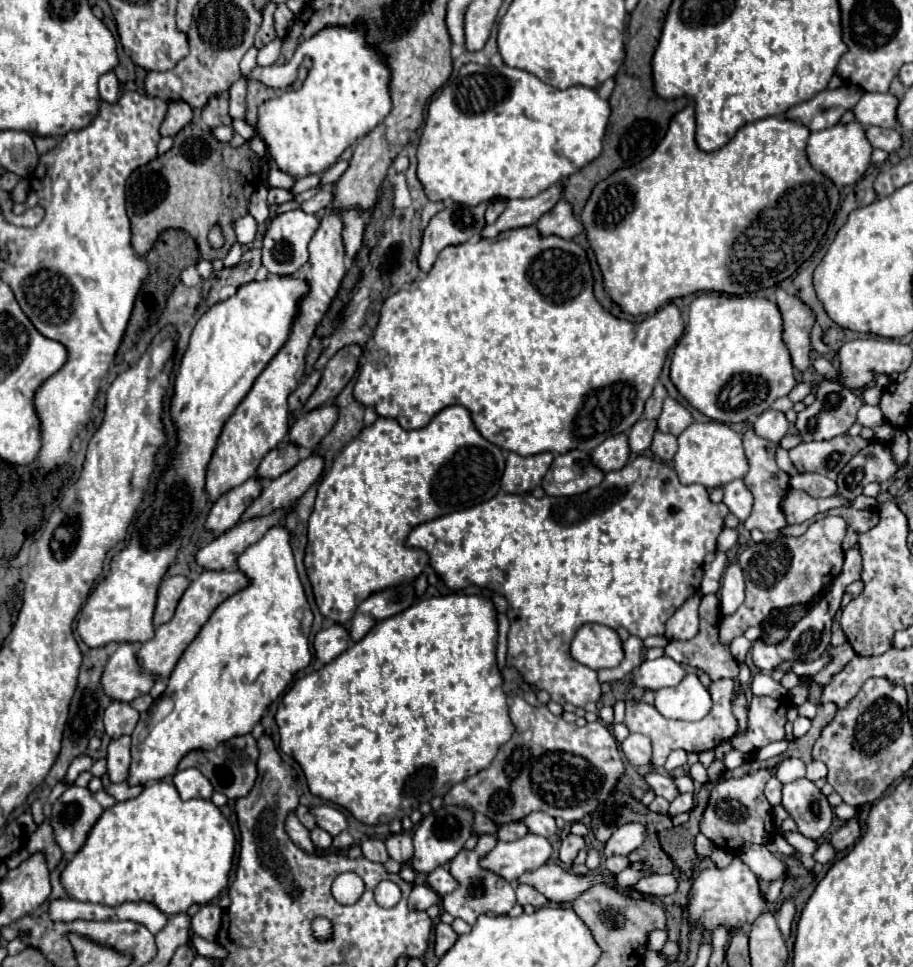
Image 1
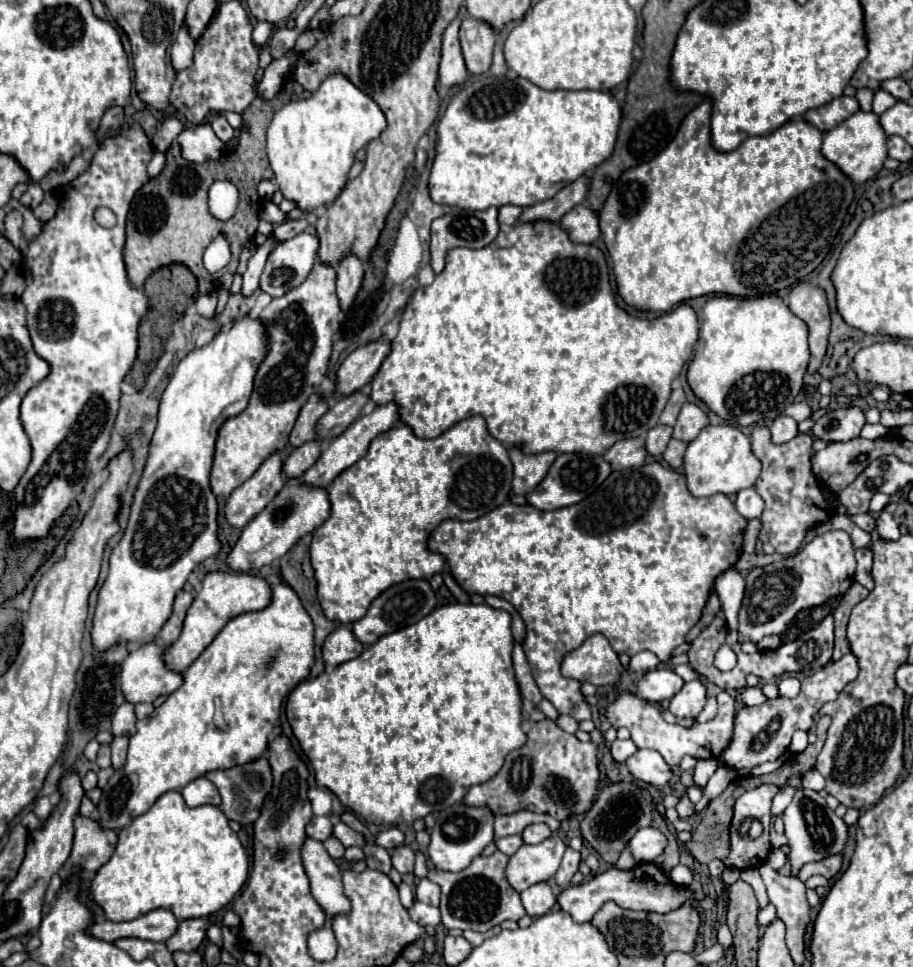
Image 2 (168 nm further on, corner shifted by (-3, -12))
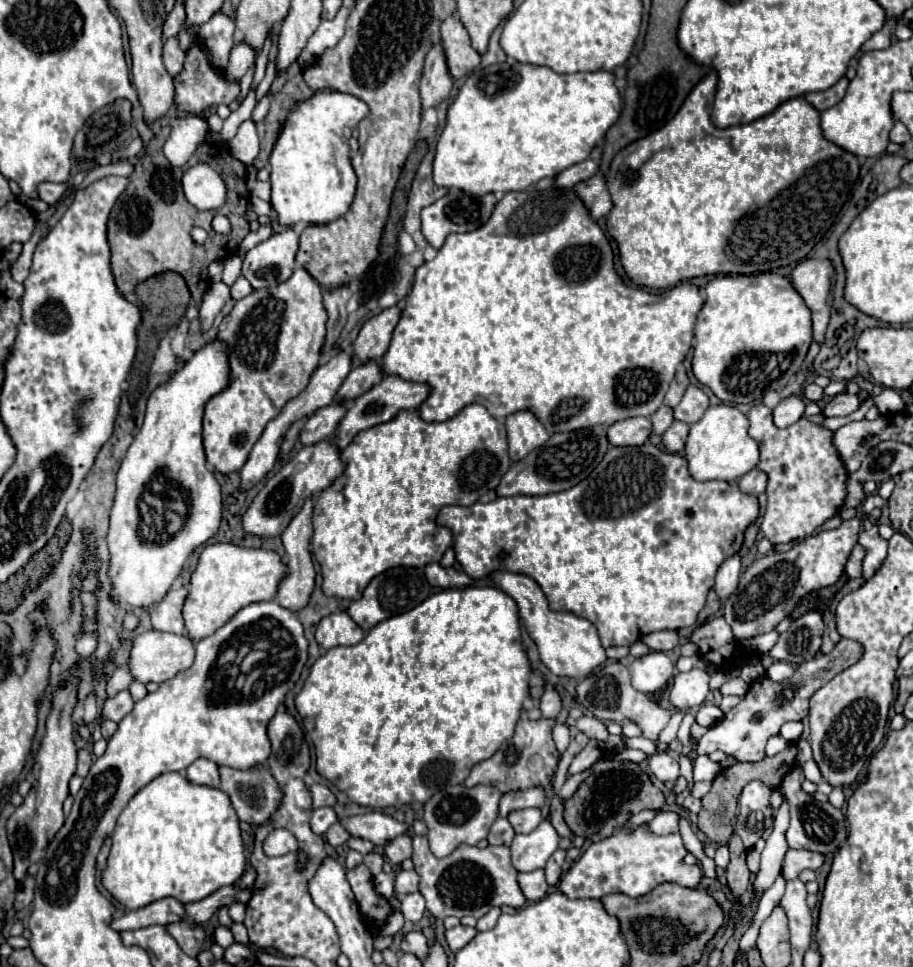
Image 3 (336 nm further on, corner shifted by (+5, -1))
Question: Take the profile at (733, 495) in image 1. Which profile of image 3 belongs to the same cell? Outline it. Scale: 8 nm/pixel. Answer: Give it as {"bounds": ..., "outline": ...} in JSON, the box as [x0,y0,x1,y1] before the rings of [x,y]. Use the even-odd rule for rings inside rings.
{"bounds":[737,469,767,495],"outline":[[[751,469],[739,479],[737,485],[745,495],[761,495],[765,493],[765,487],[767,487],[767,475],[763,475],[763,471],[759,469]]]}

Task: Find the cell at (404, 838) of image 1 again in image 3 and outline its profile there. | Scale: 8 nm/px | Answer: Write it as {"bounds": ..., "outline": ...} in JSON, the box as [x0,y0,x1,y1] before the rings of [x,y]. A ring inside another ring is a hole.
{"bounds":[385,835,411,865],"outline":[[[399,835],[391,843],[385,845],[385,855],[393,865],[403,863],[405,859],[411,857],[411,837],[409,835]]]}

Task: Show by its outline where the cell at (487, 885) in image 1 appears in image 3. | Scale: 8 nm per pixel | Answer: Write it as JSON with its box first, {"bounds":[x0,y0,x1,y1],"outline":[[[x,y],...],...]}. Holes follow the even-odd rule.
{"bounds":[413,835,525,917],"outline":[[[413,835],[413,865],[421,875],[419,891],[427,901],[427,909],[433,917],[483,917],[491,907],[511,905],[515,909],[525,905],[525,895],[517,885],[517,871],[511,867],[509,847],[469,847],[463,845],[451,855],[437,859],[431,855],[427,839]]]}

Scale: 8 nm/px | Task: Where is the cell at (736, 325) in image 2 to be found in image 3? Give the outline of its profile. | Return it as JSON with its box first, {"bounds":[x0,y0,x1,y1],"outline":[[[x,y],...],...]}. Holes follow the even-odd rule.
{"bounds":[691,273,811,403],"outline":[[[777,273],[763,275],[719,275],[705,287],[705,305],[697,315],[695,347],[691,369],[699,383],[707,385],[723,403],[755,403],[769,389],[787,385],[789,377],[801,369],[805,353],[811,345],[811,311],[791,281]]]}

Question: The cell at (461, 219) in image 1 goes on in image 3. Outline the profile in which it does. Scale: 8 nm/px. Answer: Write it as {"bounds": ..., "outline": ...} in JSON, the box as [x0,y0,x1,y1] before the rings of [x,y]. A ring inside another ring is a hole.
{"bounds":[421,189,497,249],"outline":[[[449,189],[445,197],[441,197],[439,201],[435,201],[433,205],[429,205],[421,211],[423,235],[425,235],[427,243],[433,249],[441,249],[447,235],[451,235],[451,233],[469,233],[469,231],[479,229],[481,225],[485,225],[489,221],[495,203],[497,203],[497,199],[495,199],[493,193],[483,195],[483,197],[475,197],[475,195],[467,195],[459,189]]]}

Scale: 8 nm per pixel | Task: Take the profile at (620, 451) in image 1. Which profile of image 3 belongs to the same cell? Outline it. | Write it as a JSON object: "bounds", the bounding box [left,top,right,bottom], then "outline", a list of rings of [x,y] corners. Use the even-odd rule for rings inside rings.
{"bounds":[607,417,651,447],"outline":[[[635,417],[613,423],[607,429],[607,439],[615,447],[639,447],[651,435],[651,421],[649,417]]]}

